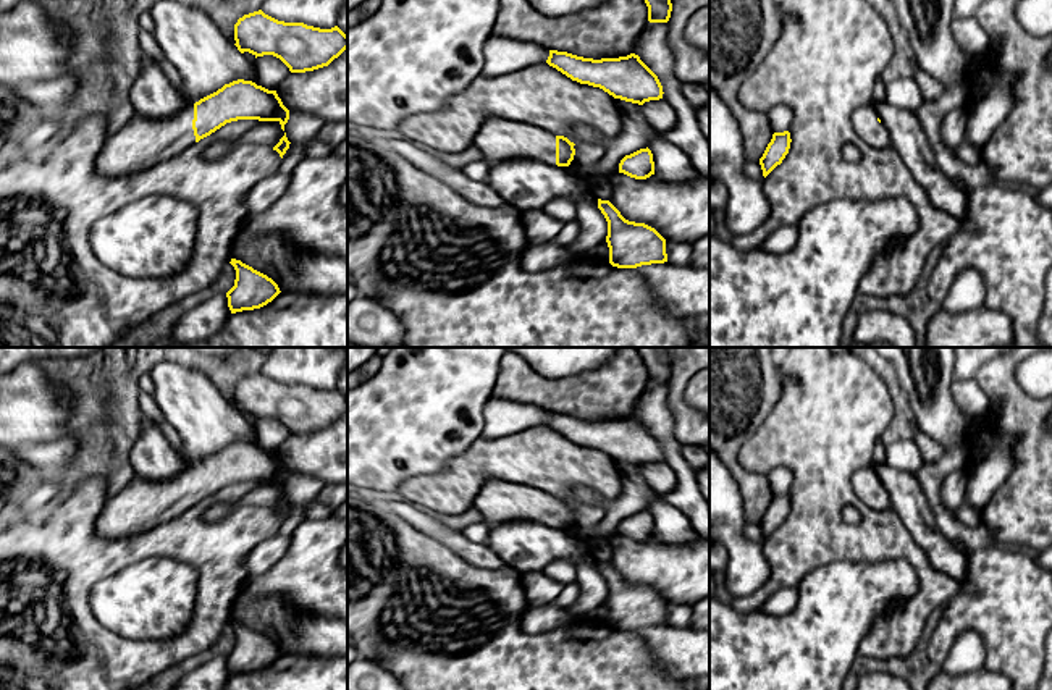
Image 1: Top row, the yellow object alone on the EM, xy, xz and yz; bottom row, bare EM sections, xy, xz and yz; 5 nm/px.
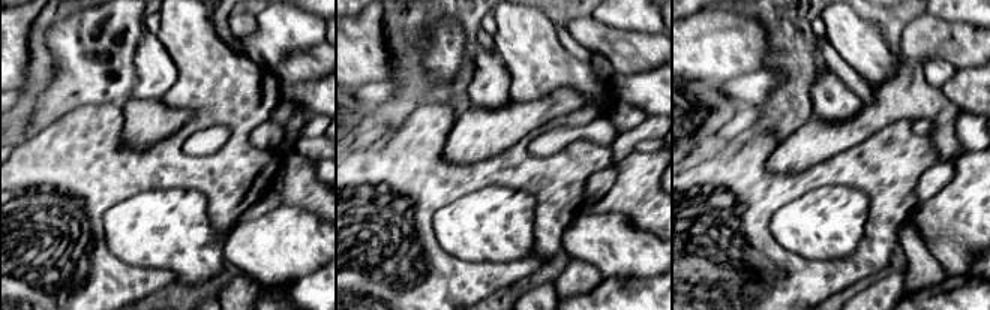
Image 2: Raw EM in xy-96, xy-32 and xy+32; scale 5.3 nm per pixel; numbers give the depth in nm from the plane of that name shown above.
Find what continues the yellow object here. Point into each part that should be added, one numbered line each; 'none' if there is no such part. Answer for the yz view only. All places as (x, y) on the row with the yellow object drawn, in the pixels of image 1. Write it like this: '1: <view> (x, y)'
1: yz (865, 118)

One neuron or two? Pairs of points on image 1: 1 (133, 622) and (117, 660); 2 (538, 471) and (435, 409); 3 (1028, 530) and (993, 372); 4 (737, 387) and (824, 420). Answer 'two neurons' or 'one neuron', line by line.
1: two neurons
2: two neurons
3: one neuron
4: two neurons

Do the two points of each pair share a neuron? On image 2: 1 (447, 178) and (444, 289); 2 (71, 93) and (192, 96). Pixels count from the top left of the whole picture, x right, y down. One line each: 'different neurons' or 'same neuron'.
1: same neuron
2: different neurons

